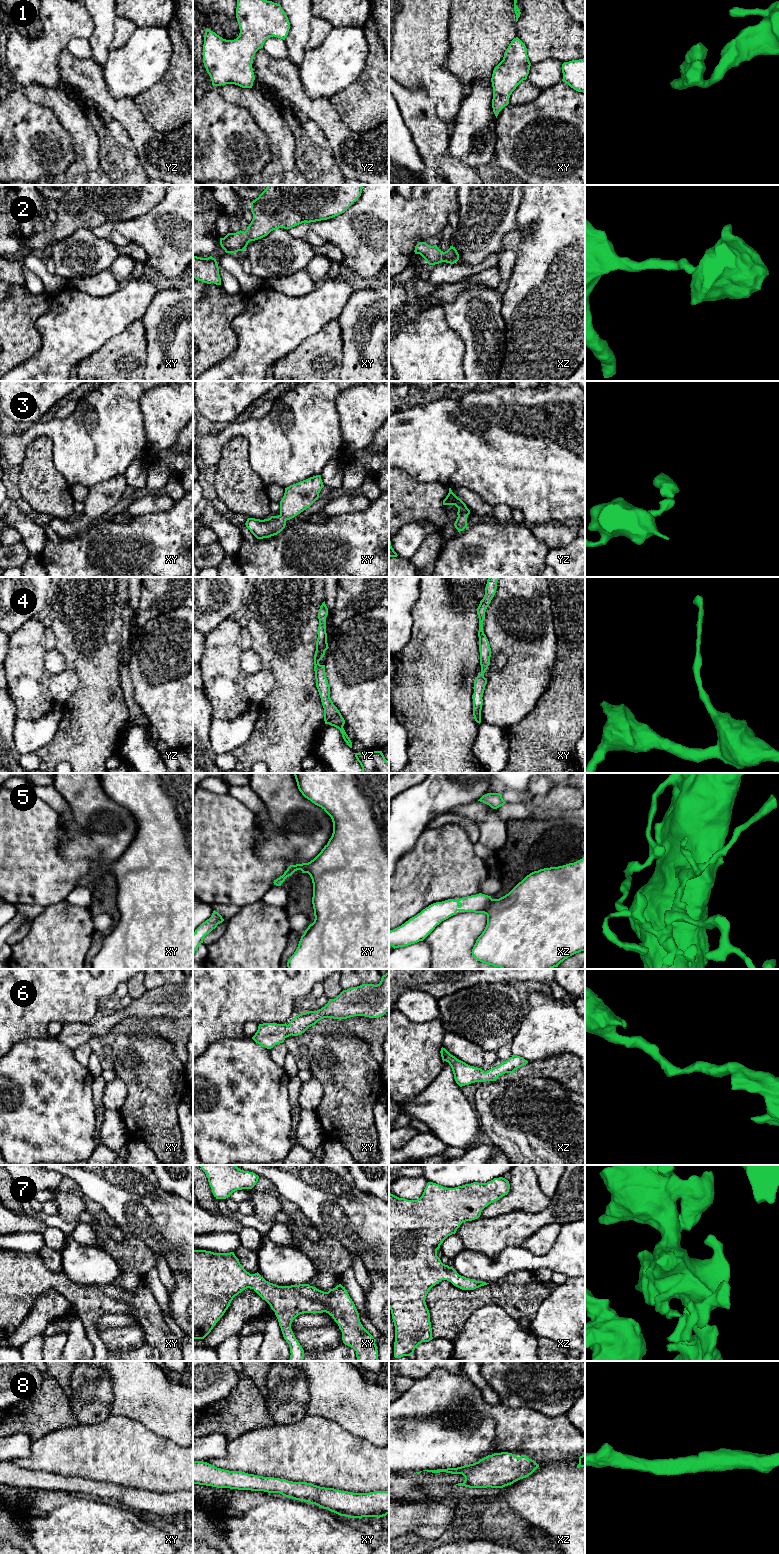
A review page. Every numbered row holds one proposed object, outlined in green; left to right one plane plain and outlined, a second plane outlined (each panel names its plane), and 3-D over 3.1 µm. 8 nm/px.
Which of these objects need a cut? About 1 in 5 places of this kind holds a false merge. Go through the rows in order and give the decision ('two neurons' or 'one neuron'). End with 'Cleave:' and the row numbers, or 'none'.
1: one neuron
2: one neuron
3: one neuron
4: one neuron
5: one neuron
6: one neuron
7: one neuron
8: one neuron
Cleave: none

